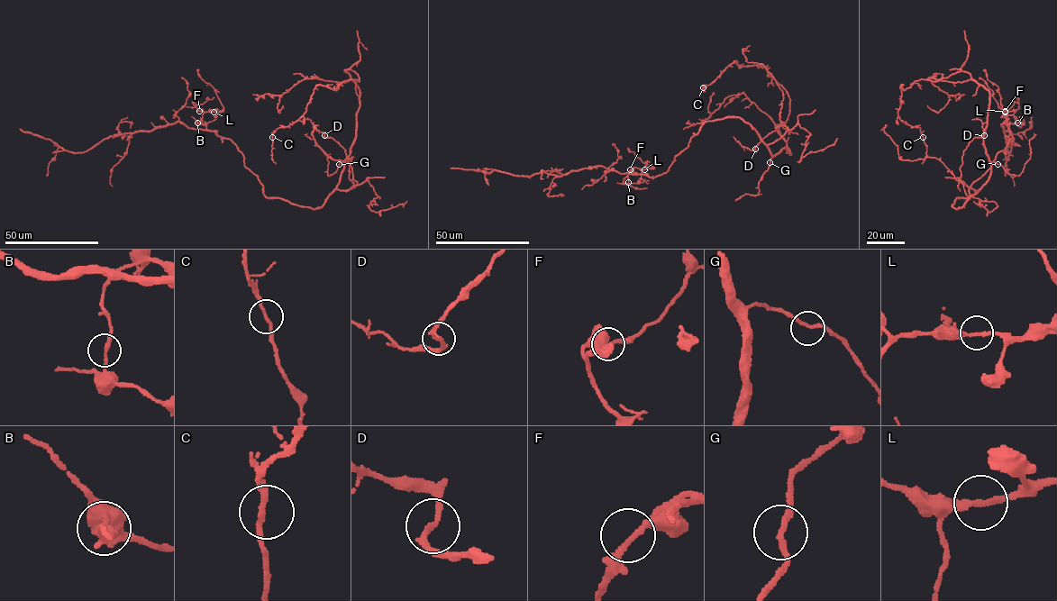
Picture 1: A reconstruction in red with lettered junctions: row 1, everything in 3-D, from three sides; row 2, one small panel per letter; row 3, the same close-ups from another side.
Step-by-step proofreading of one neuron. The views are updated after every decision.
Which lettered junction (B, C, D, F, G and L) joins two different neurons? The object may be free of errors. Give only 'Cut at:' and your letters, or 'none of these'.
Cut at: none of these

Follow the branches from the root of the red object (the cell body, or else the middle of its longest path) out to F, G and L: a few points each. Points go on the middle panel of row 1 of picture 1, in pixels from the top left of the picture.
F: (751, 126), (739, 117), (706, 121), (666, 172), (648, 177), (633, 171), (634, 167), (630, 169)
G: (751, 126), (774, 156), (769, 162)
L: (751, 126), (739, 117), (706, 121), (666, 172), (648, 177), (633, 171), (634, 168), (644, 169)

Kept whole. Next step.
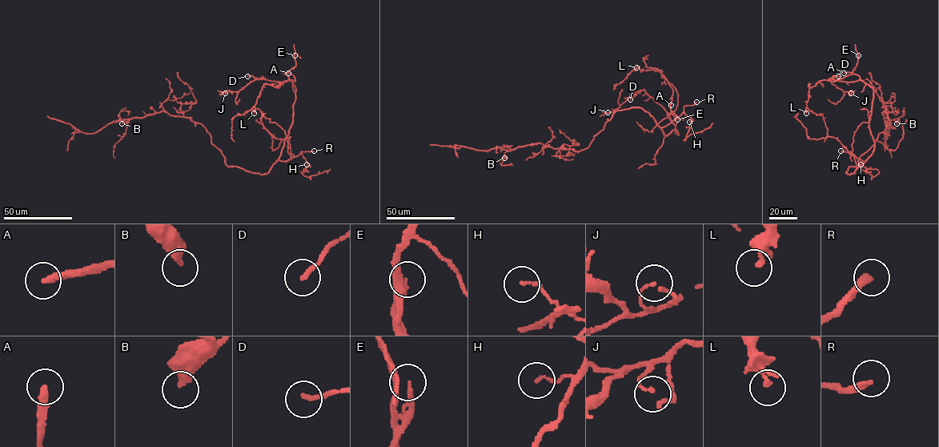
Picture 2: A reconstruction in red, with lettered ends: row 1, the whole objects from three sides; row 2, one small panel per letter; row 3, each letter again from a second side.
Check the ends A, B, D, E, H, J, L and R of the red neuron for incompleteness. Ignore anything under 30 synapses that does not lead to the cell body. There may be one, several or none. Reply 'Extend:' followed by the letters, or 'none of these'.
Extend: A, E, R

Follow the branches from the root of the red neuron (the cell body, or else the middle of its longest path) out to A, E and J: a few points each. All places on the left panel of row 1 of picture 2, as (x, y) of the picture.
A: (267, 173), (280, 155), (292, 120), (295, 88), (285, 74), (288, 73)
E: (267, 173), (280, 155), (292, 120), (295, 88), (285, 74), (295, 65), (294, 55)
J: (267, 173), (278, 159), (288, 135), (295, 86), (289, 79), (279, 82), (260, 78), (238, 91), (225, 93)

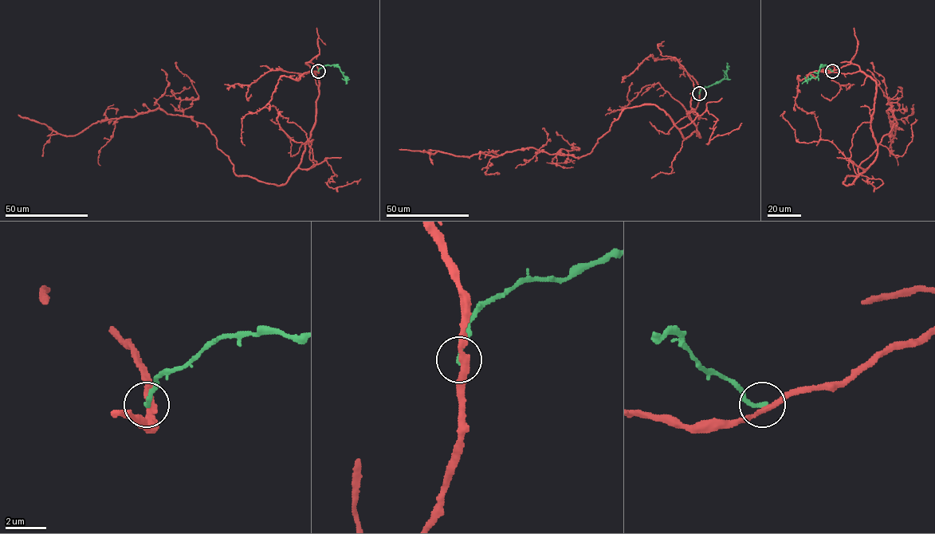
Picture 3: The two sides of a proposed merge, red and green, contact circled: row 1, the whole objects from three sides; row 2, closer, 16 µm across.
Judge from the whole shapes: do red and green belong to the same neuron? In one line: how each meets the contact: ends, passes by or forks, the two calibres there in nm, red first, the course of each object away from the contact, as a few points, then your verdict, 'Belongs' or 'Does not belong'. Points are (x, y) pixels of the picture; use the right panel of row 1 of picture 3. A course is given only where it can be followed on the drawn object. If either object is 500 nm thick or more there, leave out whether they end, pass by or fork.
At the ring red passes by. At the ring green ends. Thickness 240 nm (red) against 240 nm. Course of red: (833, 71), (850, 62), (876, 84), (877, 156), (843, 184), (896, 123), (889, 108), (895, 134), (888, 115). Course of green: (832, 71), (822, 64), (817, 76), (801, 83). Does not belong

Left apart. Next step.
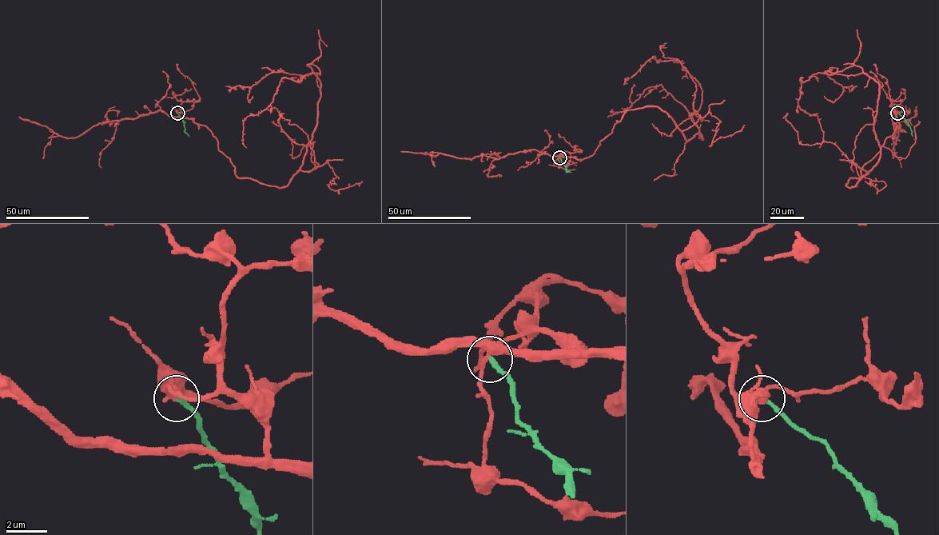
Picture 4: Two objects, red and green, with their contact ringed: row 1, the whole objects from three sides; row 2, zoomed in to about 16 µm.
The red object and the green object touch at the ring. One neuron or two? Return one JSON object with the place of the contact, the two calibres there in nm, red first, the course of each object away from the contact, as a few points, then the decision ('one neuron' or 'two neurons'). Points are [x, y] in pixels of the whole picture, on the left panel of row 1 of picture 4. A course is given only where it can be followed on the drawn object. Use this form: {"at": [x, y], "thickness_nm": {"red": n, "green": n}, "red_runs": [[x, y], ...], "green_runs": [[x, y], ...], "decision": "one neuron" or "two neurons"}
{"at": [177, 113], "thickness_nm": {"red": 190, "green": 200}, "red_runs": [[177, 112], [239, 177], [285, 187], [316, 125], [315, 65], [243, 121], [246, 147]], "green_runs": [[177, 112], [188, 136]], "decision": "two neurons"}

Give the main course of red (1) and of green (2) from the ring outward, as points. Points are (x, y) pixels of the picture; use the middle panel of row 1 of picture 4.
1: (559, 157), (590, 156), (646, 106), (702, 139), (690, 117), (702, 88), (681, 63), (650, 58), (628, 79)
2: (559, 157), (566, 171), (570, 172)

